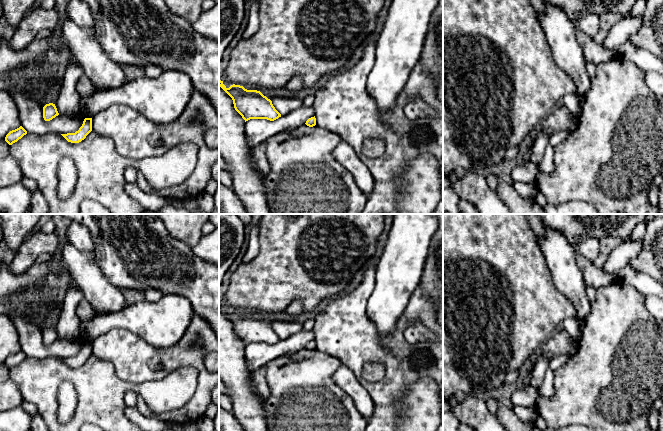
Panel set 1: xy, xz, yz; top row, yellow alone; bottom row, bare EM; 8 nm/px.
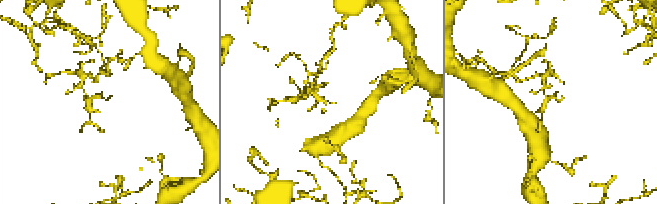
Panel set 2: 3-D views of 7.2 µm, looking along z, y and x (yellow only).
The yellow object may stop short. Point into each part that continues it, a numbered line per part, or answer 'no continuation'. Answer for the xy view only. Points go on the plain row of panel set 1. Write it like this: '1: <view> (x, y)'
no continuation

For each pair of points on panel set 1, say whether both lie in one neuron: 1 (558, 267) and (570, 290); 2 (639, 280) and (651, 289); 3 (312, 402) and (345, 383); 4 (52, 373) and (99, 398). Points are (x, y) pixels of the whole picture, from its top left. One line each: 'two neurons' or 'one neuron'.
1: one neuron
2: one neuron
3: two neurons
4: one neuron

